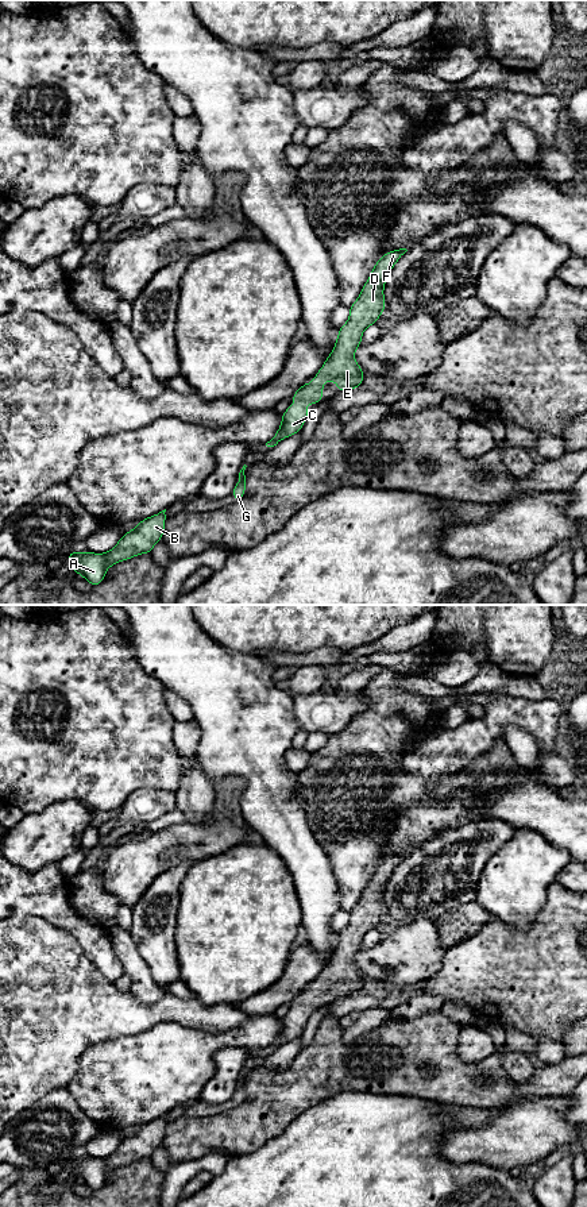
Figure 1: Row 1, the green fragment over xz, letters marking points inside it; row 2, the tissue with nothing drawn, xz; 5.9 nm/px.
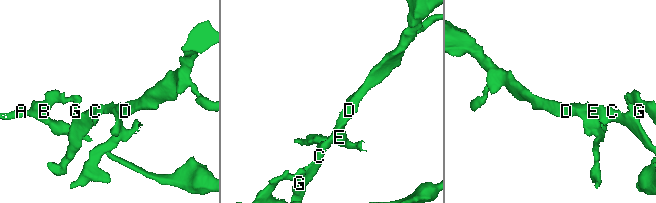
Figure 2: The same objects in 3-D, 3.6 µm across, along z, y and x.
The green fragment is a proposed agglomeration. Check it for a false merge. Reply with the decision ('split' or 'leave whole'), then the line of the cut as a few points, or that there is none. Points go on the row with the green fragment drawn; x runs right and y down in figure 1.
split; cut in xz along (239, 475), (239, 479)

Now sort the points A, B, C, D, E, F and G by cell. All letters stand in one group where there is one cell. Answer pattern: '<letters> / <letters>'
A B / C D E F G

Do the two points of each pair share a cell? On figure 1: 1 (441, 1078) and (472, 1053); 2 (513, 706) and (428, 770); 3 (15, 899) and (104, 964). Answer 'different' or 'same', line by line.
1: different
2: same
3: same

